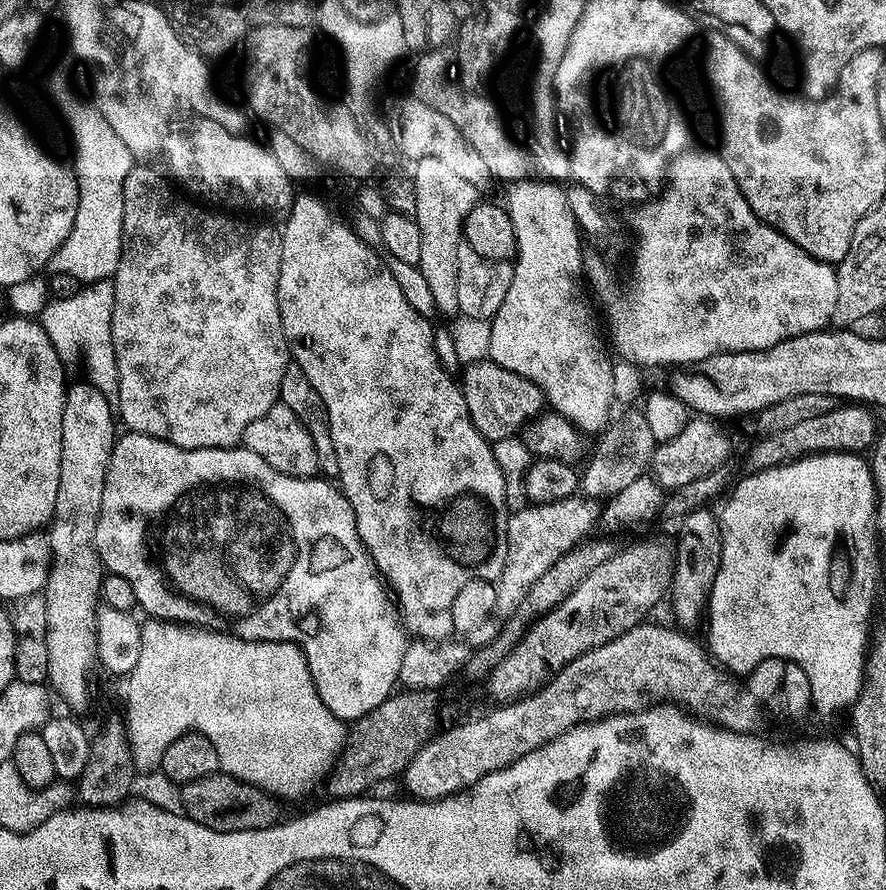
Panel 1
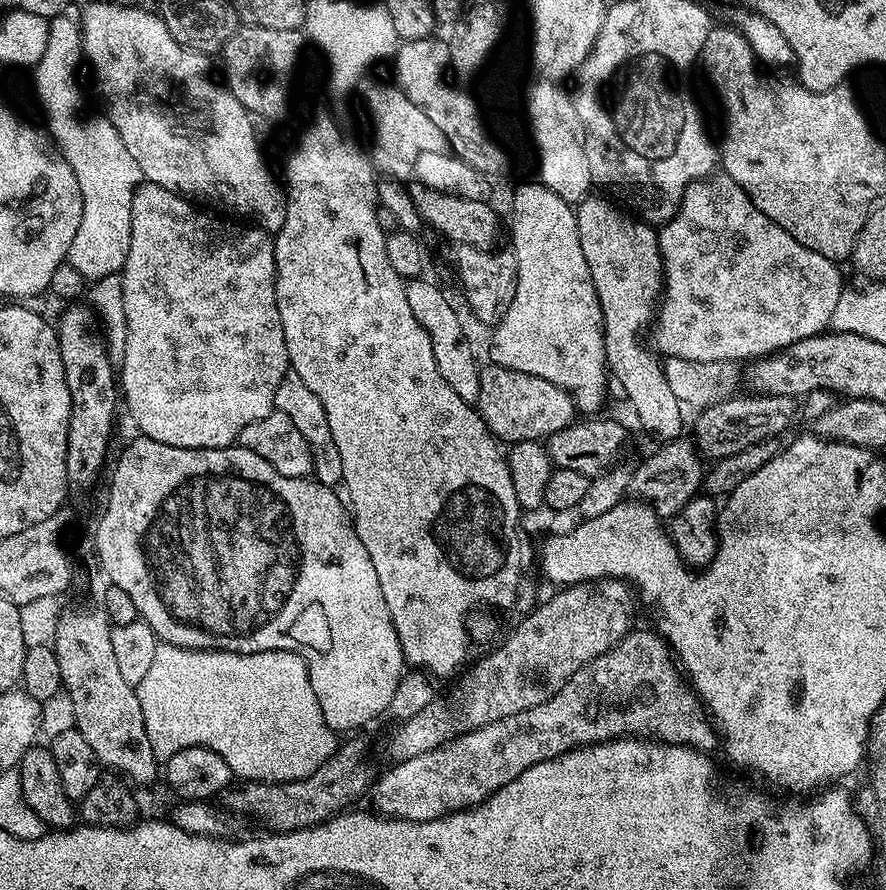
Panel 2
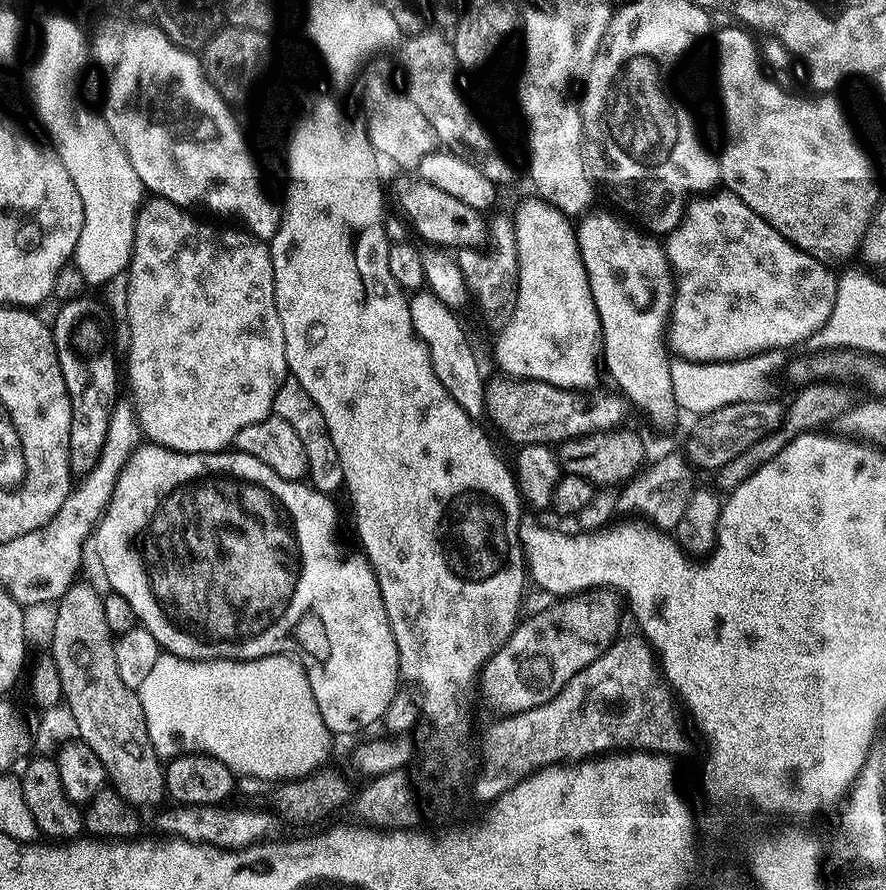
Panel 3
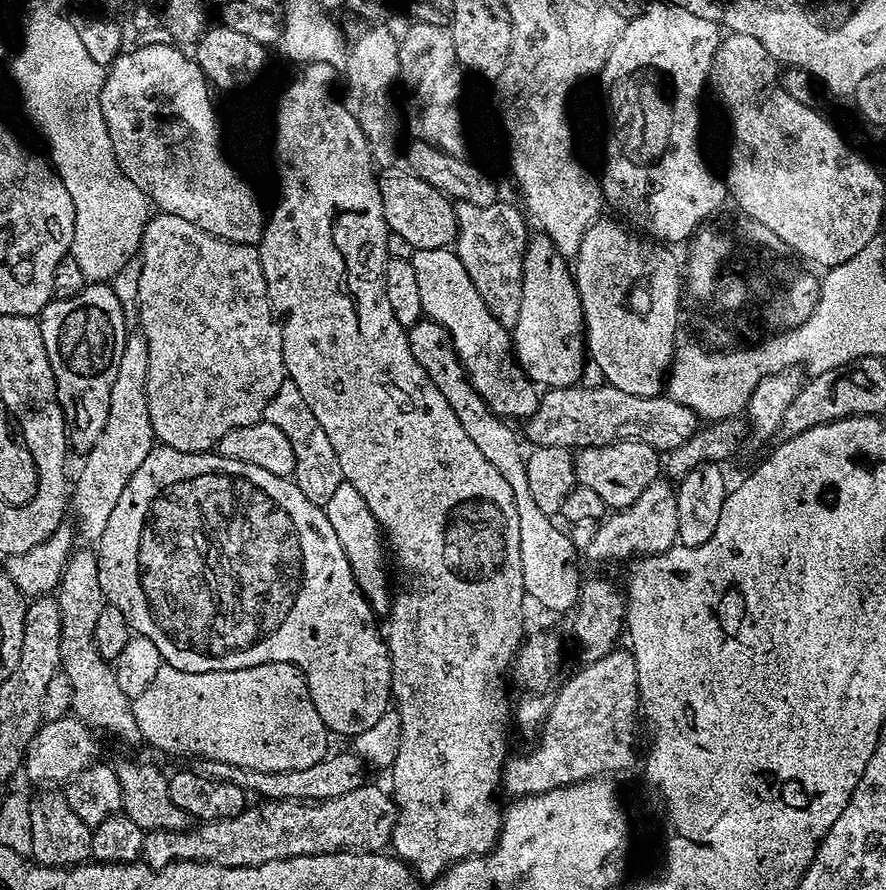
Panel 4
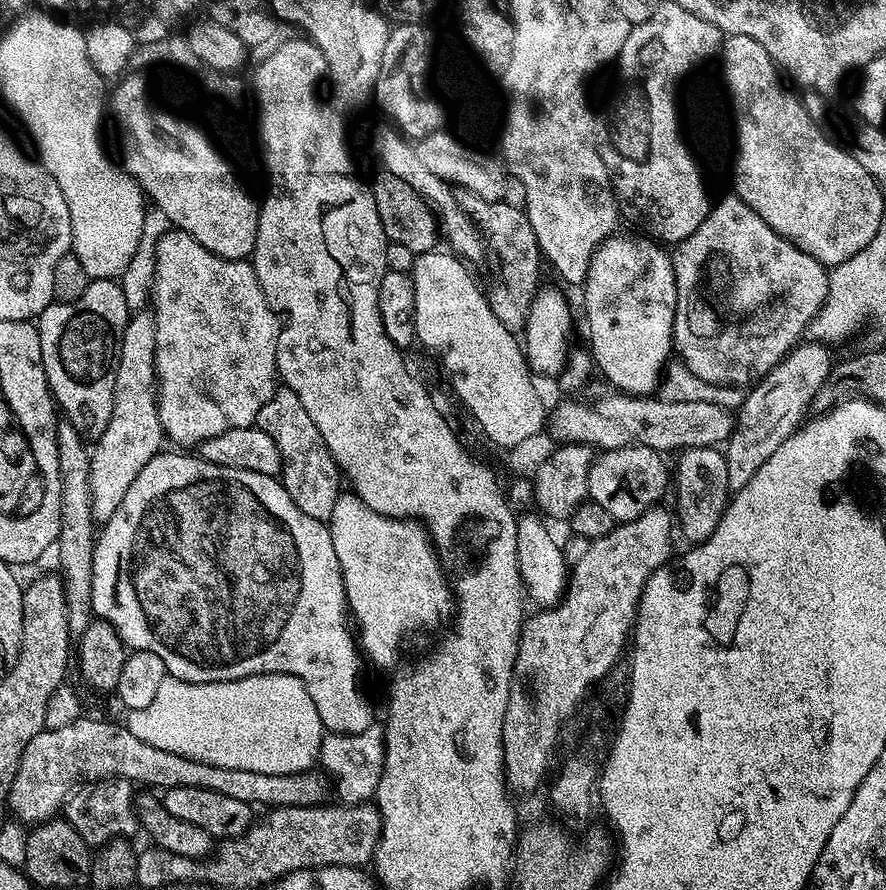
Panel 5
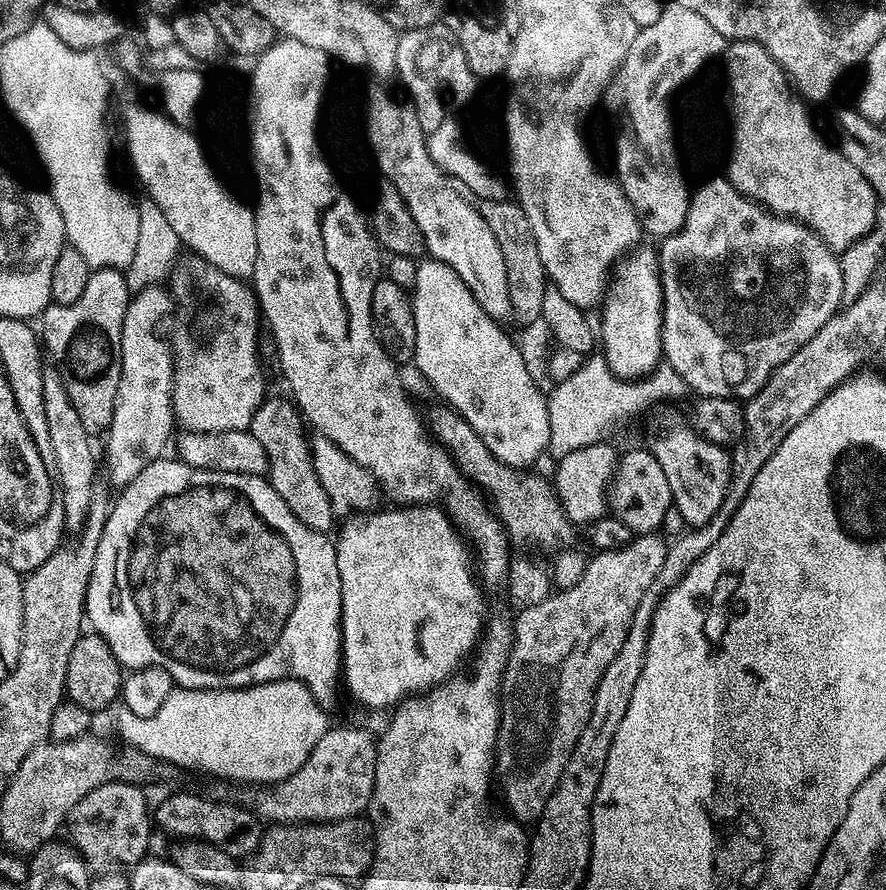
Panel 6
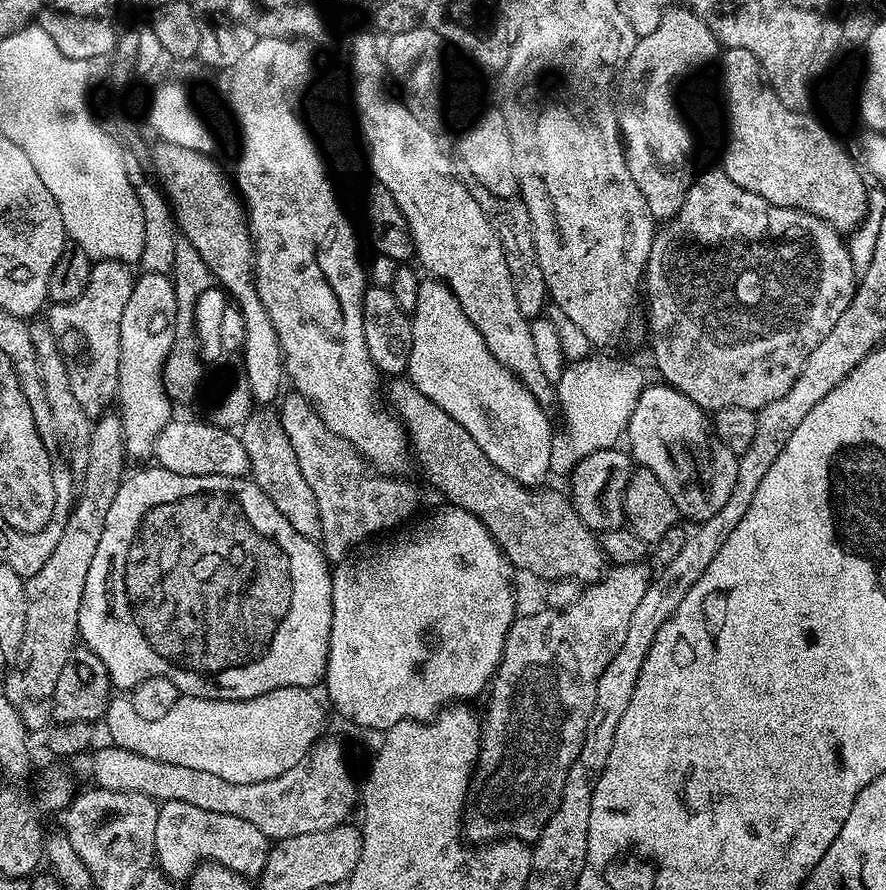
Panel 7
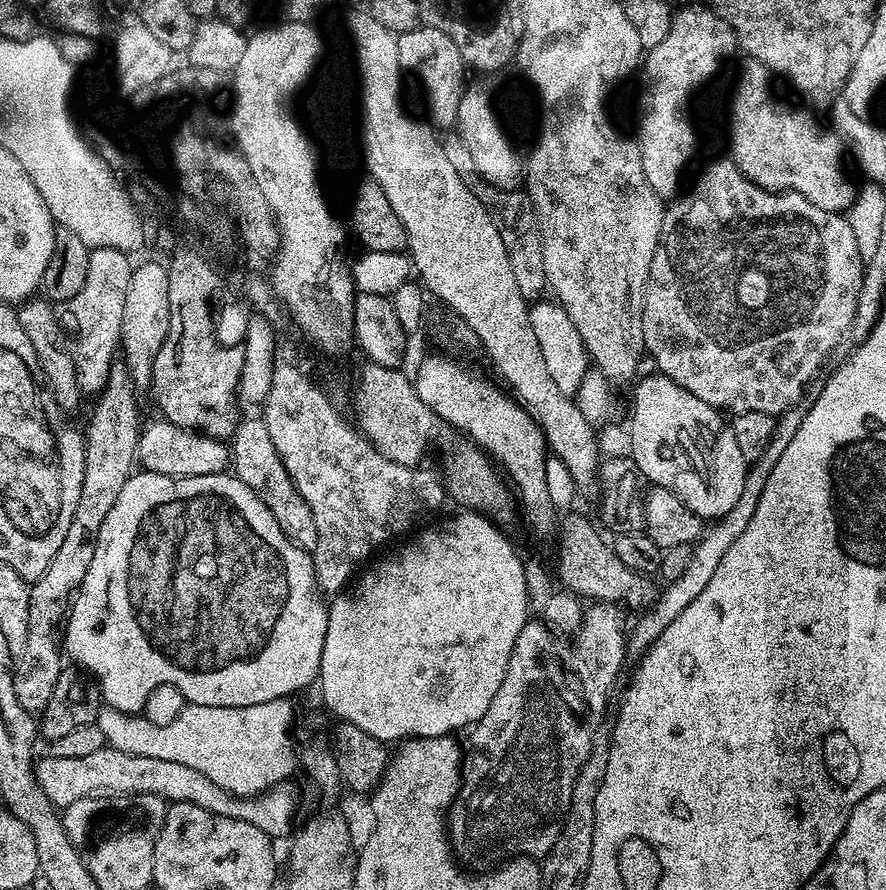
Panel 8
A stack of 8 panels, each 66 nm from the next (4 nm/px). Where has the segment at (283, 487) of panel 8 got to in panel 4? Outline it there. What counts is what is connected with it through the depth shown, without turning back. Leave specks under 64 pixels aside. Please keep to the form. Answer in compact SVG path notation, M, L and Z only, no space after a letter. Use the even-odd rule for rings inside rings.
M285 379L282 386L278 386L278 394L270 398L270 402L264 411L266 422L278 426L286 438L290 438L290 446L294 446L294 460L296 462L296 474L294 482L310 498L310 502L318 505L326 505L338 490L338 486L344 481L342 466L338 466L338 454L334 454L334 445L330 443L330 438L326 435L326 430L322 430L322 425L318 423L318 418L314 418L314 410L306 406L306 398L294 386L294 382Z

